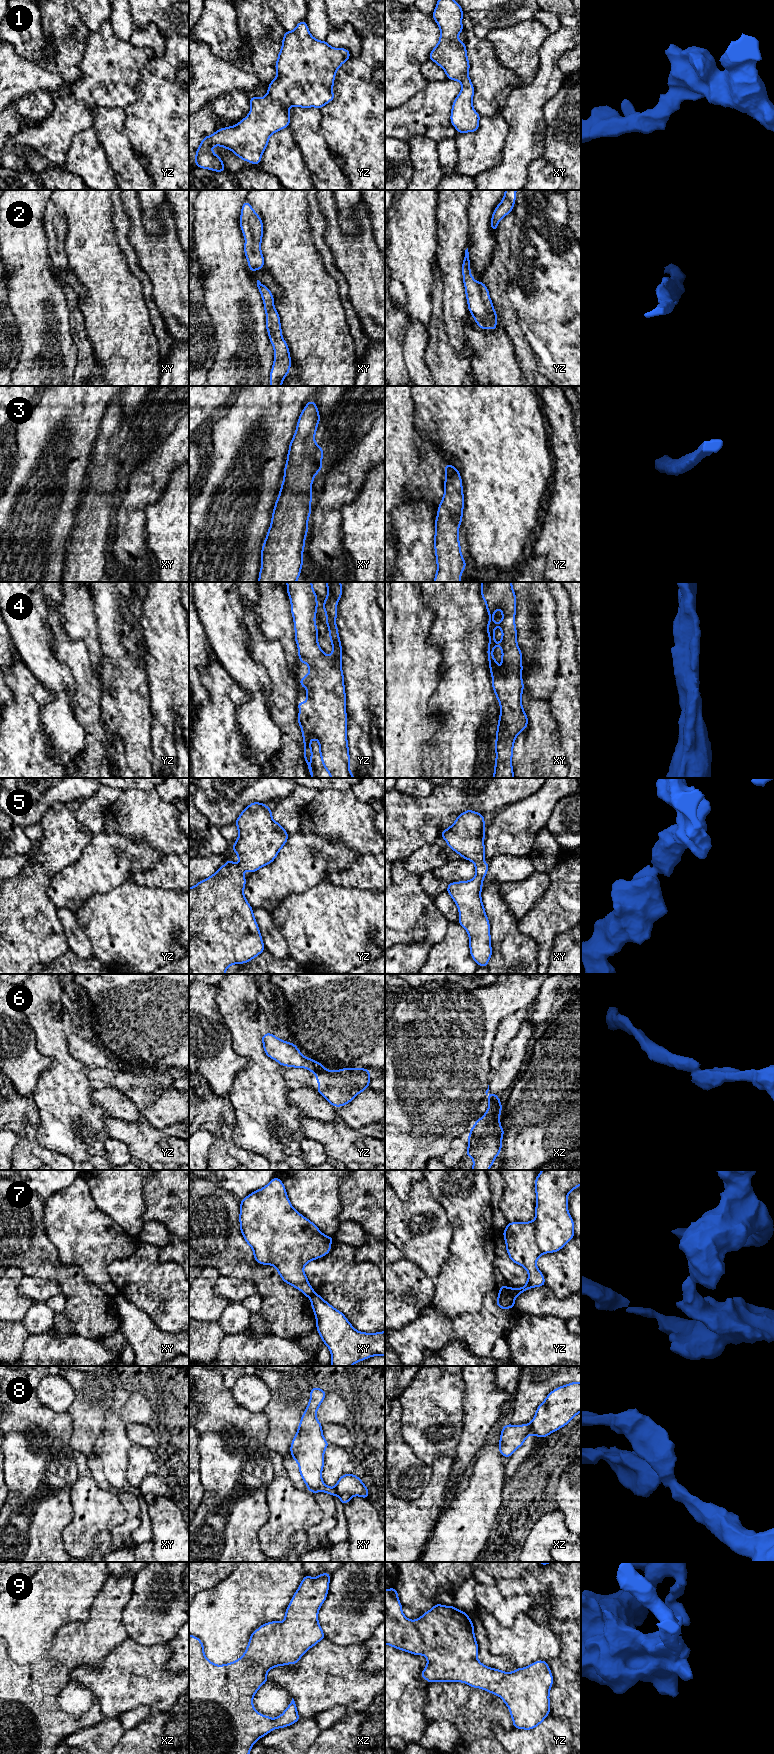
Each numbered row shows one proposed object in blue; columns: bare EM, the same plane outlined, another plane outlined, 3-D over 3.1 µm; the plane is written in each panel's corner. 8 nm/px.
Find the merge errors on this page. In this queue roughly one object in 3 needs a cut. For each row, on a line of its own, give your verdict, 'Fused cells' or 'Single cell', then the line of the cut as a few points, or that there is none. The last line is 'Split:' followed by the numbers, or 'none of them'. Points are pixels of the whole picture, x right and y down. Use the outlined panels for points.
1: Single cell. No split
2: Single cell. No split
3: Single cell. No split
4: Single cell. No split
5: Single cell. No split
6: Fused cells. Split along xz (499, 1101), (497, 1105), (489, 1108)
7: Fused cells. Split along yz (506, 1287), (515, 1297)
8: Fused cells. Split along xz (529, 1424), (531, 1434)
9: Single cell. No split
Split: 6, 7, 8

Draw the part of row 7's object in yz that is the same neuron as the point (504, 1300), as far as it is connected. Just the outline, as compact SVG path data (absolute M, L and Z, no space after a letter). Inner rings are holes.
M501 1285L499 1289L499 1295L497 1296L496 1304L500 1309L510 1308L511 1310L515 1306L515 1297L511 1295L505 1285Z

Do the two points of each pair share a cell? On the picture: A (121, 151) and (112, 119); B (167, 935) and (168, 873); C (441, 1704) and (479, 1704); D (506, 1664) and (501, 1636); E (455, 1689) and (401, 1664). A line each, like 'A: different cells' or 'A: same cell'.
A: same cell
B: different cells
C: same cell
D: different cells
E: different cells

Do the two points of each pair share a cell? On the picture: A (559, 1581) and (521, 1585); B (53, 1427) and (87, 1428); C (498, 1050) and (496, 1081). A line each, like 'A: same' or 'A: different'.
A: same
B: different
C: different

